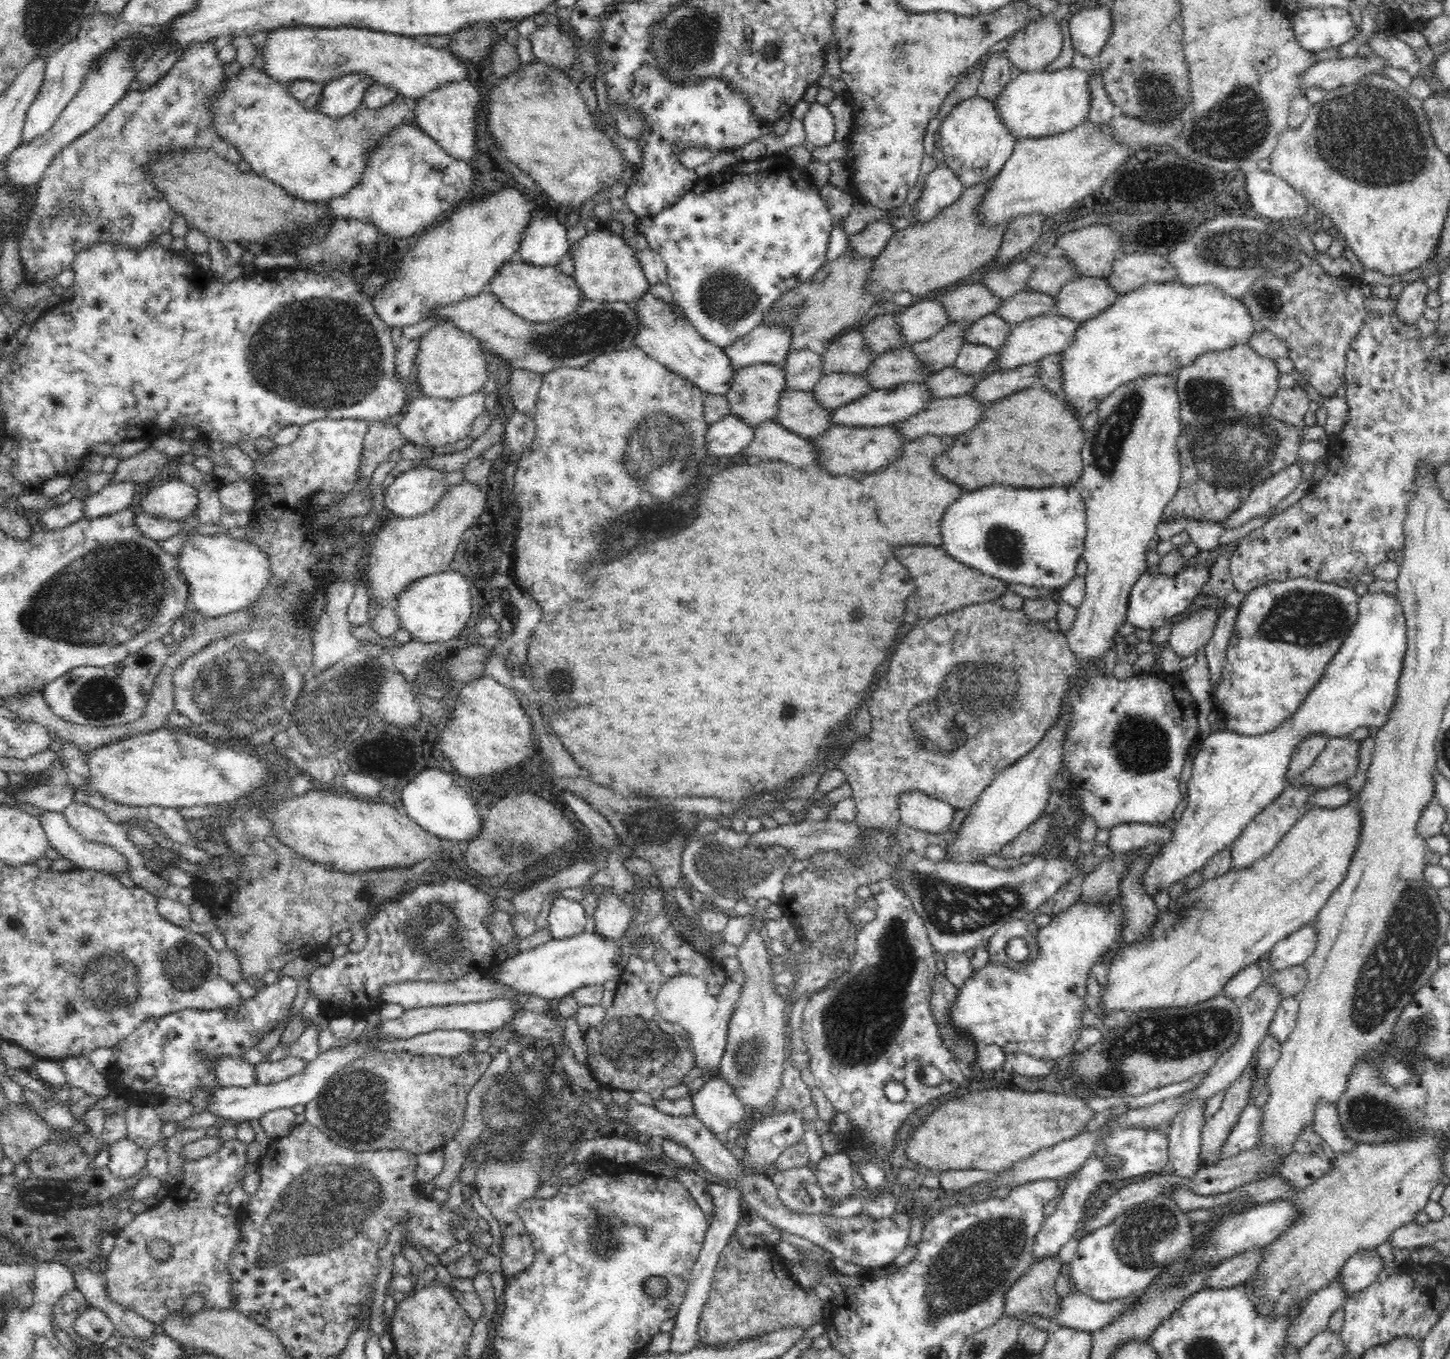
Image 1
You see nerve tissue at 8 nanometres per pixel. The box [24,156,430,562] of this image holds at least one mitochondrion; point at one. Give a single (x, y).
(322, 353)

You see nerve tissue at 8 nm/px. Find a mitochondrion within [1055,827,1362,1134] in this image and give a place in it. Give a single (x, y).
(1188, 1034)

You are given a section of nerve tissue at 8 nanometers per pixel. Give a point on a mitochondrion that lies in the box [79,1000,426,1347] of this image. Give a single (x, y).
(318, 1211)

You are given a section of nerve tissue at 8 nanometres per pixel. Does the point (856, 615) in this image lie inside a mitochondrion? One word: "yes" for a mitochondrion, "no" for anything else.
no

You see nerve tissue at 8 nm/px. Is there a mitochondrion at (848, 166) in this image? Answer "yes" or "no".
no

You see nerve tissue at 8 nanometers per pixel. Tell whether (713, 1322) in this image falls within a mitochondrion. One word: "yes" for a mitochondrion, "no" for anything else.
no

